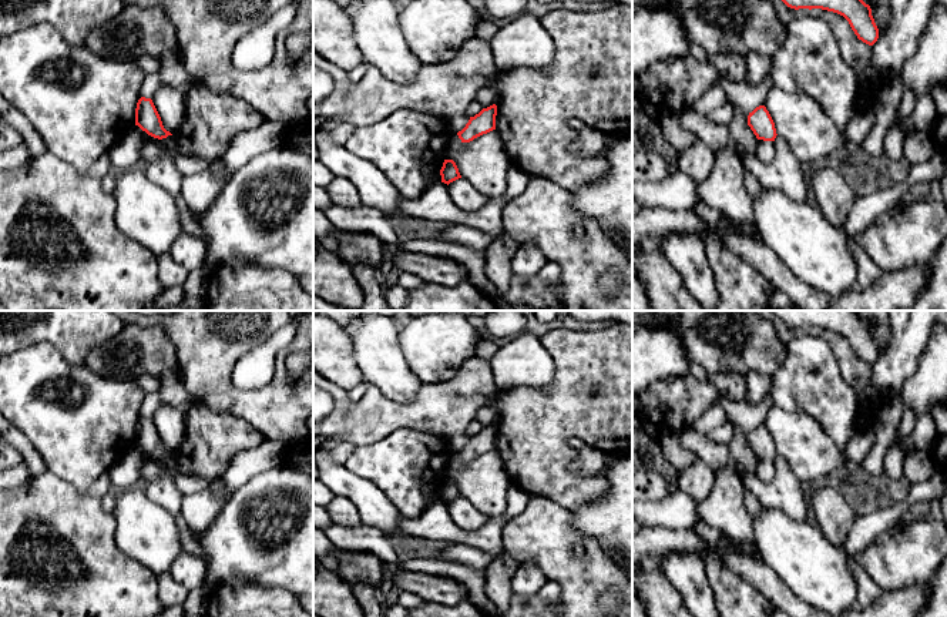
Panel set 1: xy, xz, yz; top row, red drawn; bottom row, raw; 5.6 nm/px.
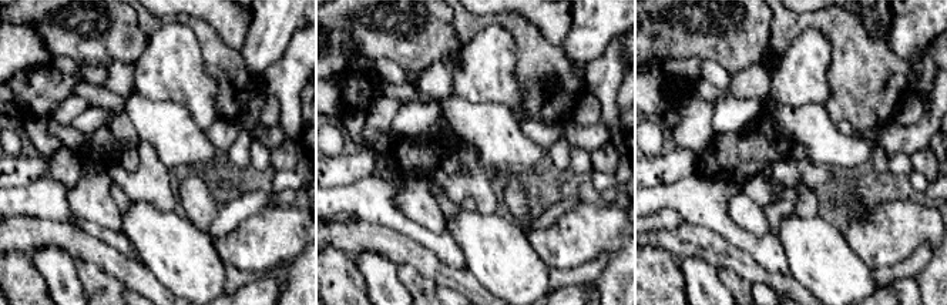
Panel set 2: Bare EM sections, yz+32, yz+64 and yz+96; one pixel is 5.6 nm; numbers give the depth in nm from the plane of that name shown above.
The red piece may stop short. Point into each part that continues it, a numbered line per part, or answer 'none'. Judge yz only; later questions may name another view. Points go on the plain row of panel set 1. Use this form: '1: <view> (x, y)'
none

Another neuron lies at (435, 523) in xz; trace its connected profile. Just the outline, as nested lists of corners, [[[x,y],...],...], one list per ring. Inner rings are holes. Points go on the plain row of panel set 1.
[[[441,500],[426,507],[414,520],[399,517],[399,526],[404,534],[420,537],[426,541],[467,544],[494,557],[503,553],[501,530],[504,523],[504,519],[488,519],[477,530],[463,530],[454,524],[449,513],[449,504]]]

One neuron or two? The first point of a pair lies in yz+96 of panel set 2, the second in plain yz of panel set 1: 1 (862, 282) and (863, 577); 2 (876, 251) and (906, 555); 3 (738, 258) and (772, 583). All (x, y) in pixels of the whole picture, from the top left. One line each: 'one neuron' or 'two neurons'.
1: two neurons
2: one neuron
3: one neuron

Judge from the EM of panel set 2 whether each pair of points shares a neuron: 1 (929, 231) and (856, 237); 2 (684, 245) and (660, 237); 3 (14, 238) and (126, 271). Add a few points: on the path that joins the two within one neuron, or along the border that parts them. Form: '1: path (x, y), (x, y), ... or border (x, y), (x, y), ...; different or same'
1: path (910, 231), (890, 231), (883, 235), (875, 235); same
2: path (678, 241), (665, 238); same
3: path (42, 237), (67, 237), (98, 252); same

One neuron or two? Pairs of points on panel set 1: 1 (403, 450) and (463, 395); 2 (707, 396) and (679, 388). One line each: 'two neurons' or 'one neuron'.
1: two neurons
2: one neuron

